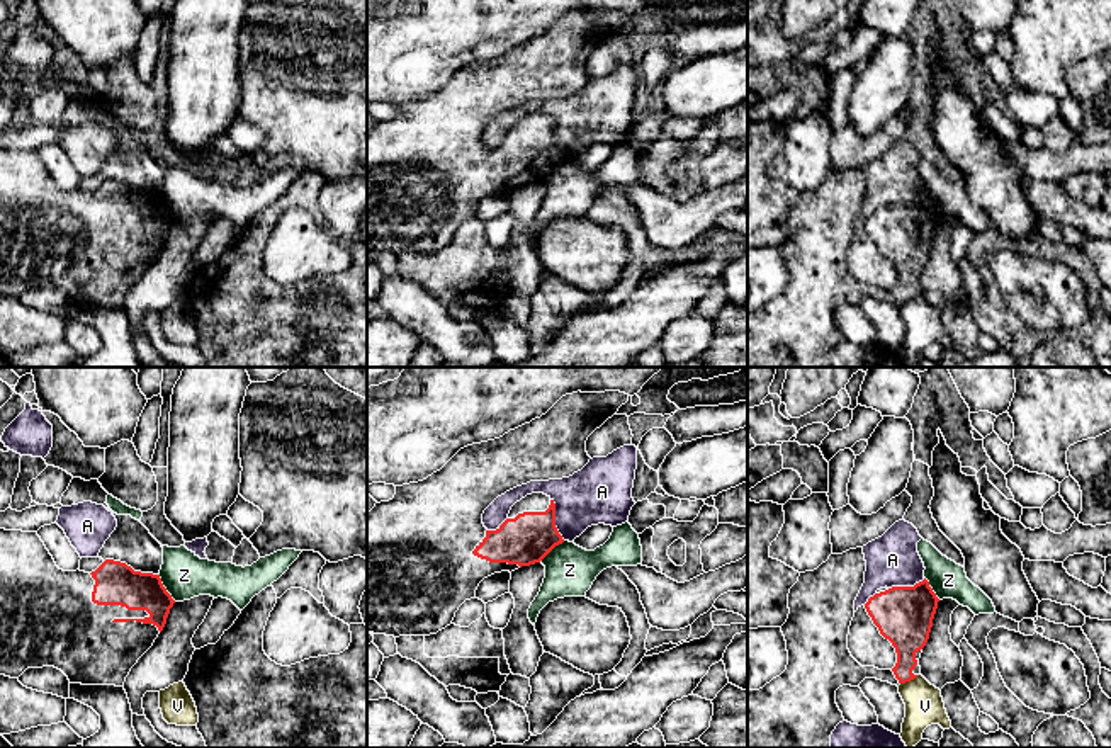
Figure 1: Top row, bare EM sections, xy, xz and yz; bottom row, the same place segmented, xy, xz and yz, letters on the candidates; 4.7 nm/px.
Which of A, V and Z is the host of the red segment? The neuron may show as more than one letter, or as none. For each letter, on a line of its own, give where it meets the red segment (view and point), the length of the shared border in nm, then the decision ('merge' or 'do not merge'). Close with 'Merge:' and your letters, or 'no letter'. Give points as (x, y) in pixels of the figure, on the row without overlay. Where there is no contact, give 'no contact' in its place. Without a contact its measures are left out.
A: meets red in xz at (554, 138); contact 220 nm long; do not merge
V: meets red in yz at (909, 300); contact 100 nm long; do not merge
Z: meets red in xy at (163, 206); contact 160 nm long; do not merge
Merge: no letter

